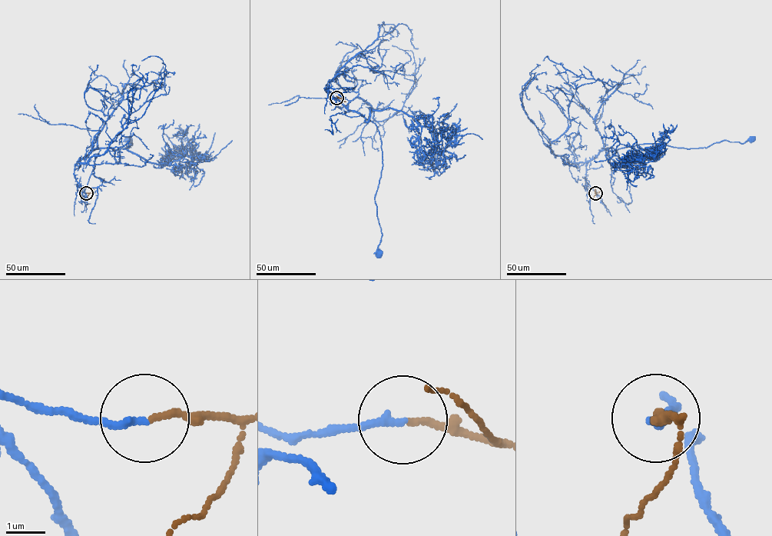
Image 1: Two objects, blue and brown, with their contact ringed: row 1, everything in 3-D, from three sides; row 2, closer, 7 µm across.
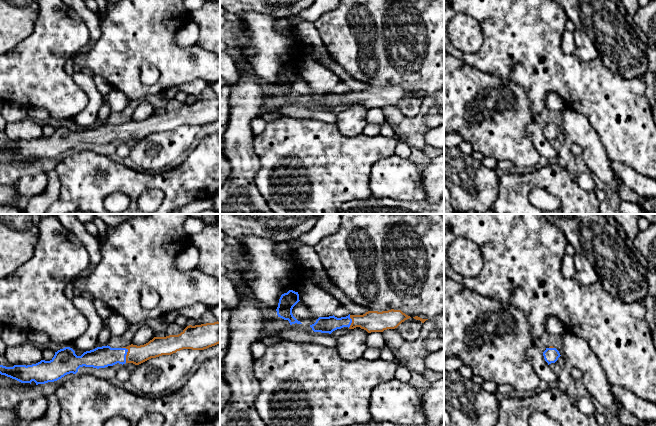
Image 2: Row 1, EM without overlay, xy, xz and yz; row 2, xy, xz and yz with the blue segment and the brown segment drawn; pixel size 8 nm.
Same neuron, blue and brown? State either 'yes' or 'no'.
yes

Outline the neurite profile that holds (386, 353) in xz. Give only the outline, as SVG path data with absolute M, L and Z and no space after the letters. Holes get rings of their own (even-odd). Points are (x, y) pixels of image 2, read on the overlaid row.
M388 345L384 346L381 349L380 359L398 363L397 359L394 356L393 350Z

